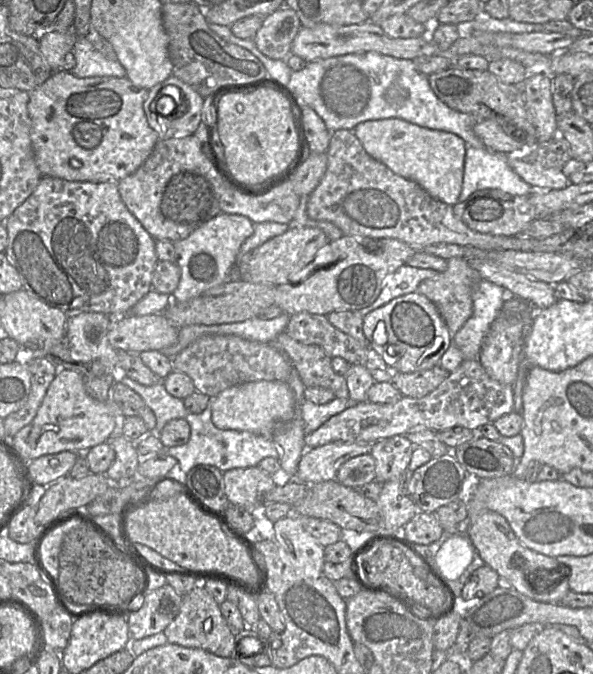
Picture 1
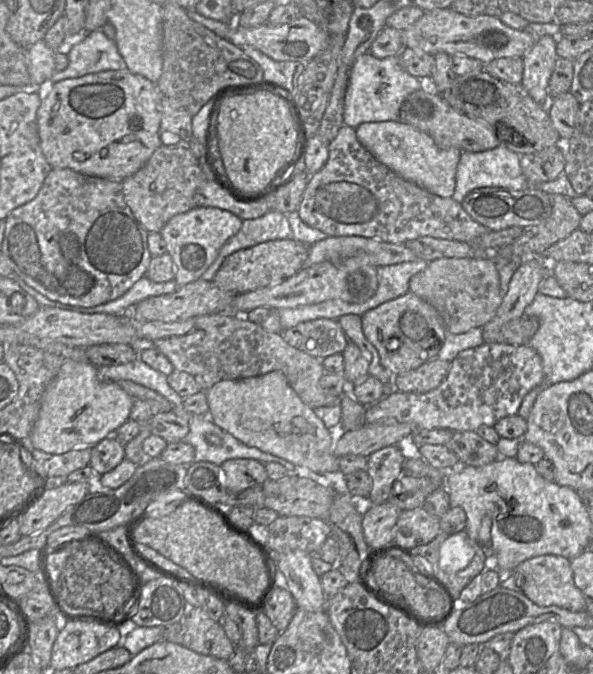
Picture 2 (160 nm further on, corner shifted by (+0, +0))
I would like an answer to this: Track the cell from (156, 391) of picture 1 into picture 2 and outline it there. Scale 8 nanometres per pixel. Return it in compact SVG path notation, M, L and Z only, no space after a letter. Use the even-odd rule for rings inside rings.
M139 357L127 364L100 366L97 372L104 380L130 380L136 384L156 391L174 406L183 406L183 398L167 383L167 376L144 363Z

